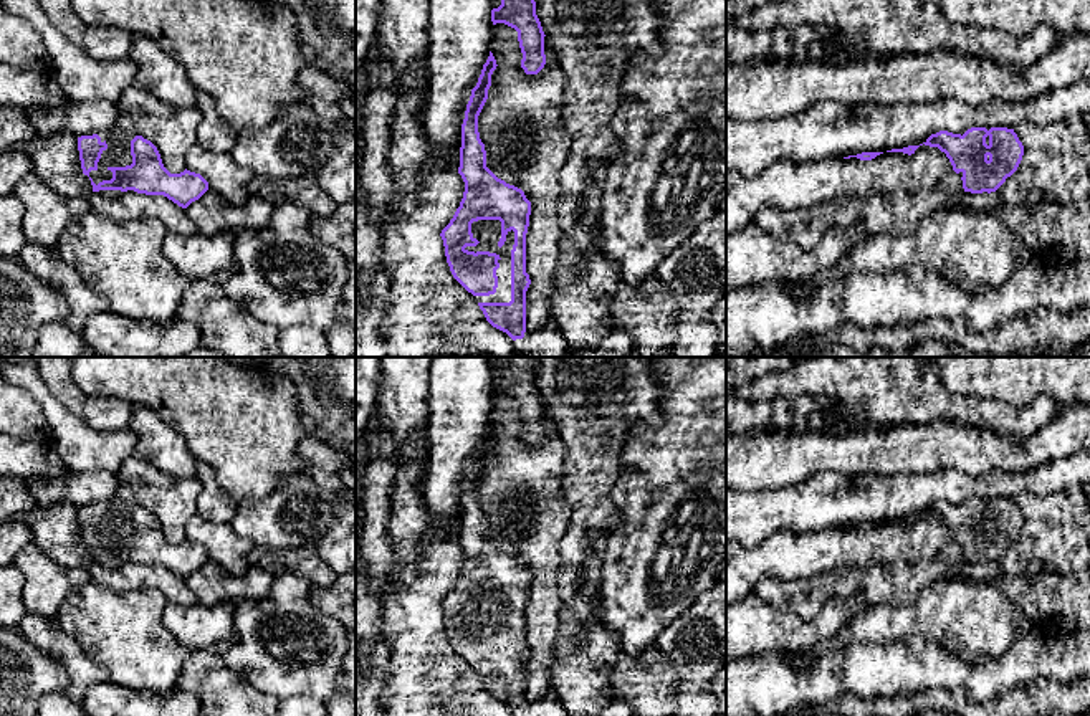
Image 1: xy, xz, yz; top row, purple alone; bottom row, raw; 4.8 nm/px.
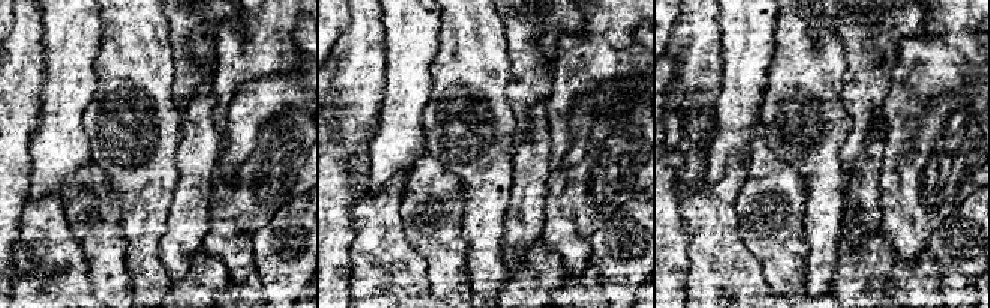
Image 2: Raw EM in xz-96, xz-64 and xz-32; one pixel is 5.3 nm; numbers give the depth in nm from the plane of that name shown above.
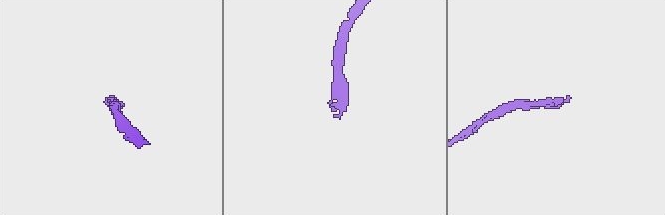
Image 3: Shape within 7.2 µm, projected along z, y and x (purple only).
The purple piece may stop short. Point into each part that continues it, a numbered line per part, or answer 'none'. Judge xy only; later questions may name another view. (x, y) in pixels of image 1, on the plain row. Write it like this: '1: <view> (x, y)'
1: xy (118, 525)

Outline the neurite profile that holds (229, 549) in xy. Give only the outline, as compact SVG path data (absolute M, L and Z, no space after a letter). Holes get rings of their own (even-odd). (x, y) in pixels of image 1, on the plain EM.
M195 513L185 526L185 539L200 544L208 559L233 575L243 575L251 567L248 556L255 544L227 523L212 523Z

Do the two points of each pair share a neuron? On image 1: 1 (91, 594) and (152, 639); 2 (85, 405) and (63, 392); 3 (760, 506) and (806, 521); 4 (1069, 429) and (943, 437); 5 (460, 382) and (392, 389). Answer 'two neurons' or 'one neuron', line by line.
1: one neuron
2: one neuron
3: one neuron
4: one neuron
5: two neurons

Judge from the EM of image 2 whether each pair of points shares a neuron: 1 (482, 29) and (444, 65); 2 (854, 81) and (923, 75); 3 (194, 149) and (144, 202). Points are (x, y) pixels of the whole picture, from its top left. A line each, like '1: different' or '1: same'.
1: same
2: different
3: different

